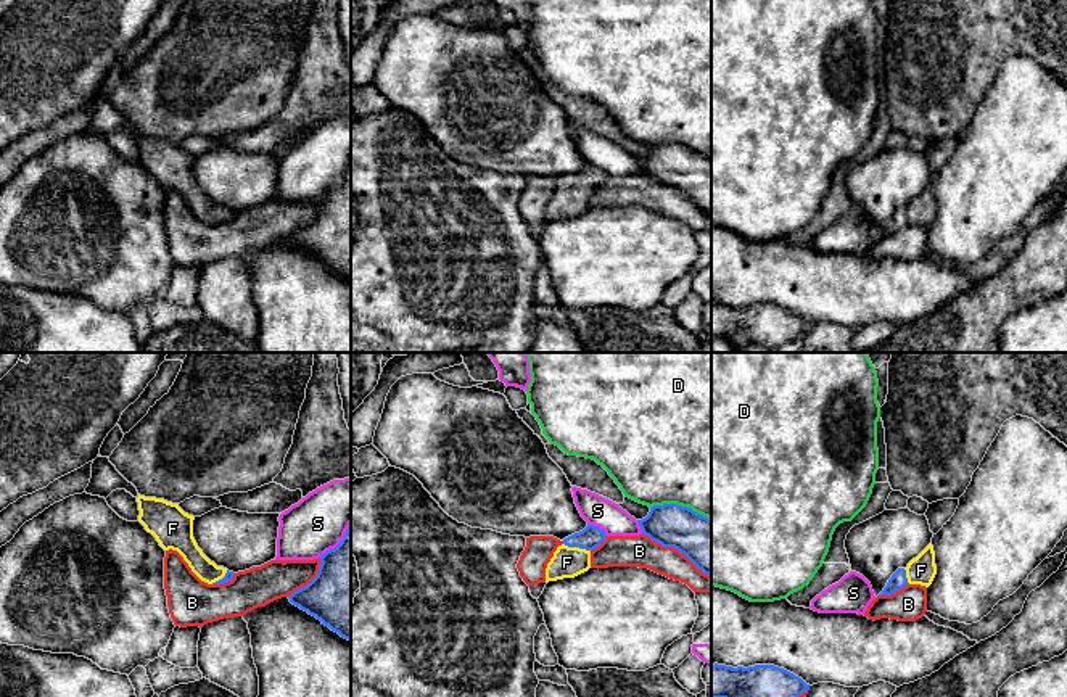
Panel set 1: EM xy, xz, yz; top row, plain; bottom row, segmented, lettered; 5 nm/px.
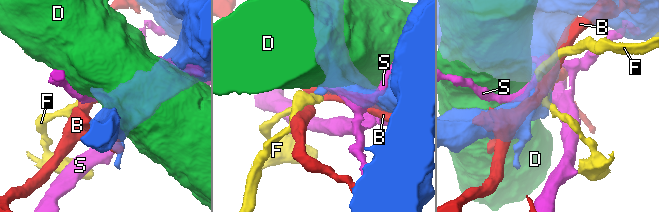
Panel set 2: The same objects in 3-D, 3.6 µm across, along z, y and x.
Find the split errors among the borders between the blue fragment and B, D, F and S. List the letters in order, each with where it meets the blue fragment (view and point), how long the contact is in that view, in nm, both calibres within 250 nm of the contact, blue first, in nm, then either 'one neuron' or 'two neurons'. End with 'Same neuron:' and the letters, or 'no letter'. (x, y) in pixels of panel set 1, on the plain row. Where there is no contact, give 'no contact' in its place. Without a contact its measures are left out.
B: contact xz (676, 187); length 420 nm; calibres 260 and 160 nm; two neurons
D: contact xz (681, 145); length 320 nm; calibres 260 and 500 nm; two neurons
F: contact xz (576, 185); length 140 nm; calibres 110 and 160 nm; one neuron
S: contact xz (597, 166); length 120 nm; calibres 110 and 150 nm; two neurons
Same neuron: F

